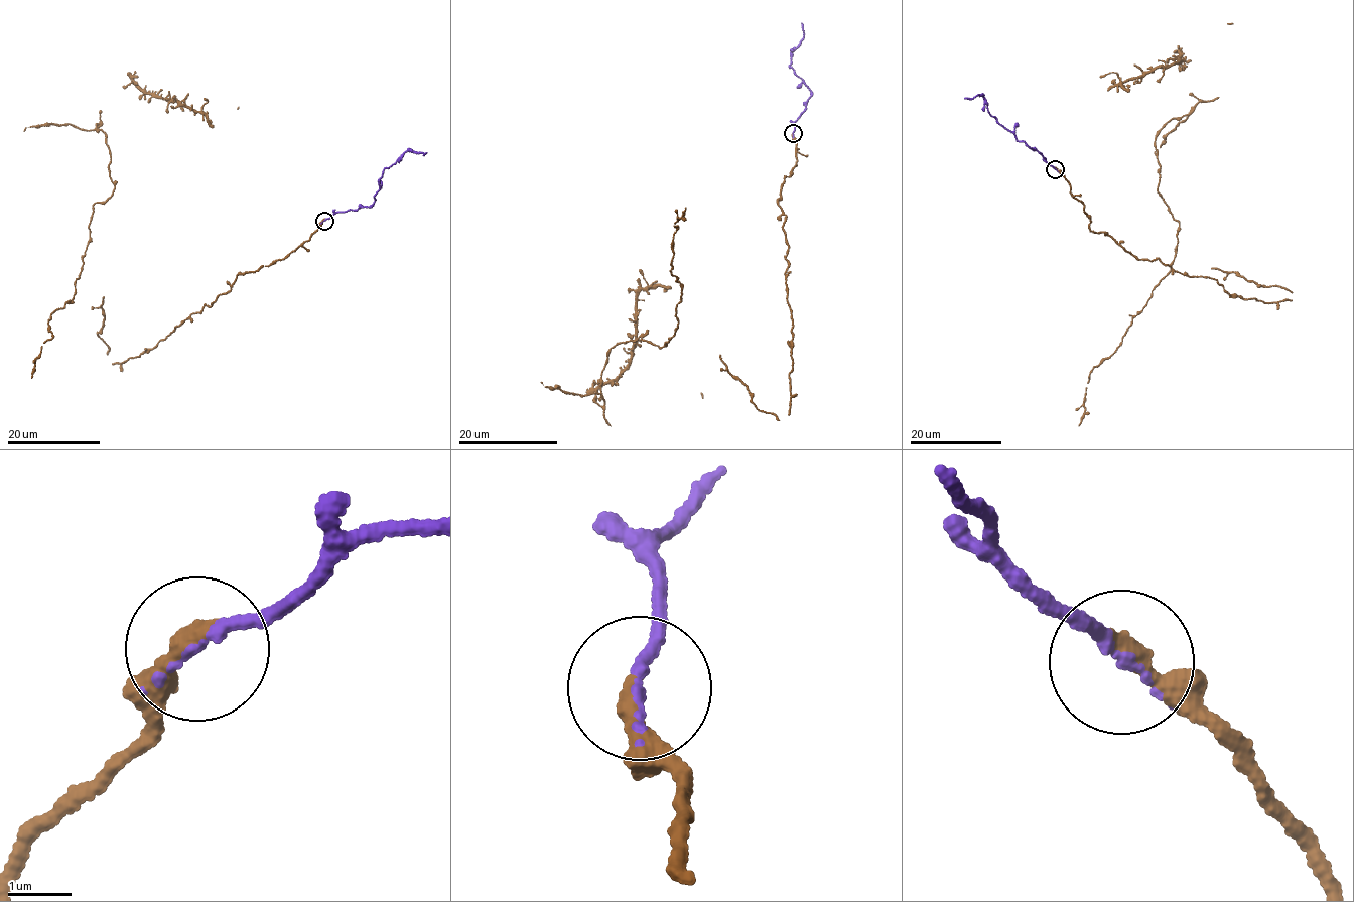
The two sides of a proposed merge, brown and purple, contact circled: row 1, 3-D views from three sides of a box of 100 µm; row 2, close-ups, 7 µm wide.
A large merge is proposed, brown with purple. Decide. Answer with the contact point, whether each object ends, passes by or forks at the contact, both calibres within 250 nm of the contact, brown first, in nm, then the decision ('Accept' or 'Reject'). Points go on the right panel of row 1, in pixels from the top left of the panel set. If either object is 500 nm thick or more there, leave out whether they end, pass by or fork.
Place: (1055, 169). At the ring brown ends. At the ring purple ends. Thickness 340 nm (brown) against 190 nm. Accept

